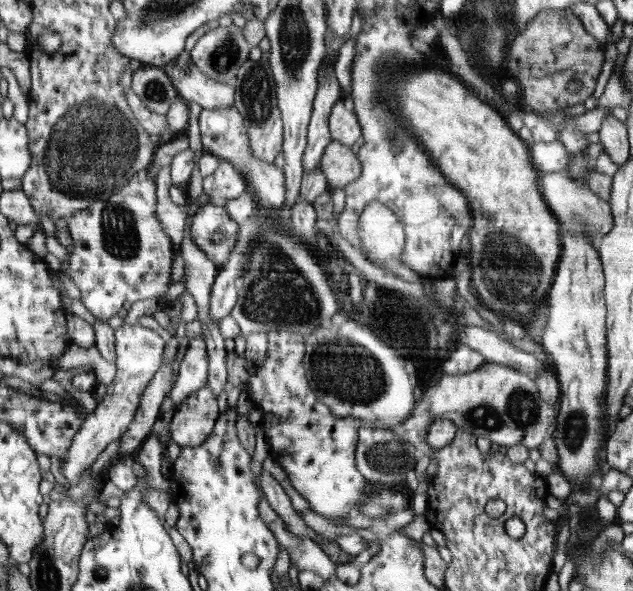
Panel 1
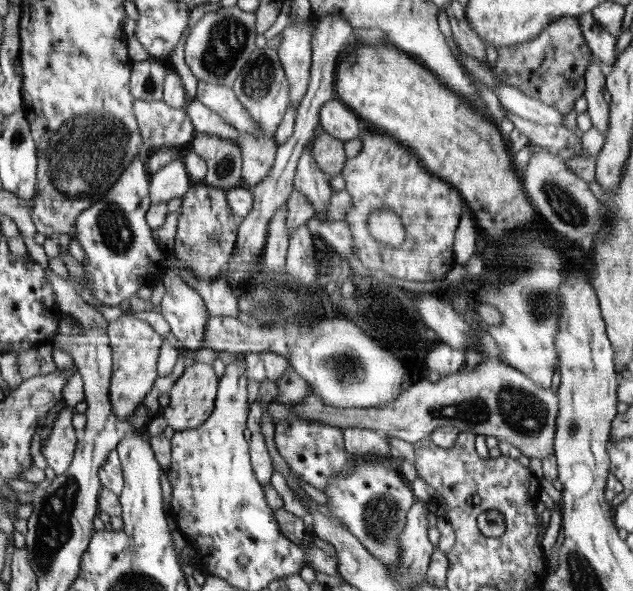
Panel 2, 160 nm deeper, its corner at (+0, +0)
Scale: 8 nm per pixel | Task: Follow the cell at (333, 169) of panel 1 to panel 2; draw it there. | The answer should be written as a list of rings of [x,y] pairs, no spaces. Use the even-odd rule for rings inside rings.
[[[326,131],[319,132],[313,138],[311,153],[316,164],[328,178],[339,175],[346,166],[346,145],[338,137],[333,137]]]

